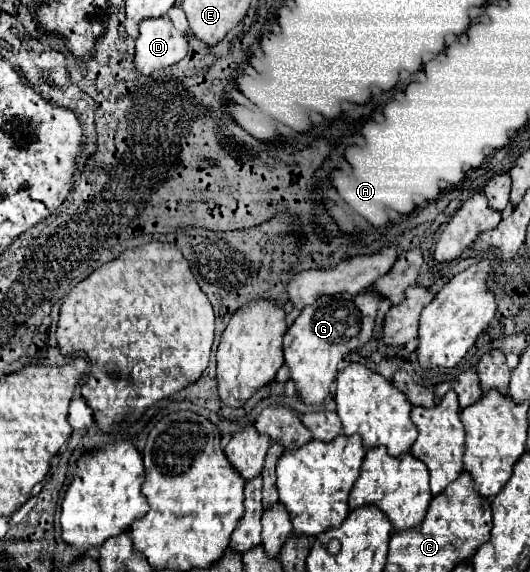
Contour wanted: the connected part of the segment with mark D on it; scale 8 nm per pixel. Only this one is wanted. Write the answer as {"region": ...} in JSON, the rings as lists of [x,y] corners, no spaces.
{"region":[[[150,18],[140,22],[140,36],[136,38],[134,66],[138,74],[150,76],[152,72],[174,66],[186,56],[188,40],[162,18]]]}

